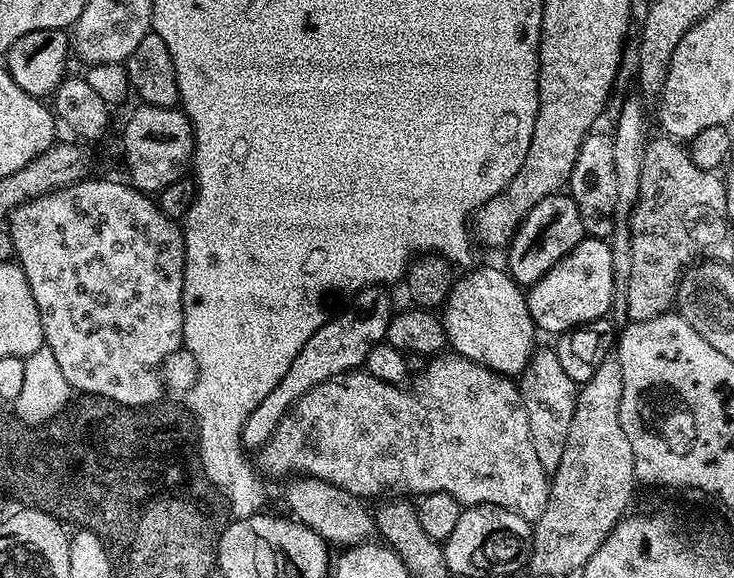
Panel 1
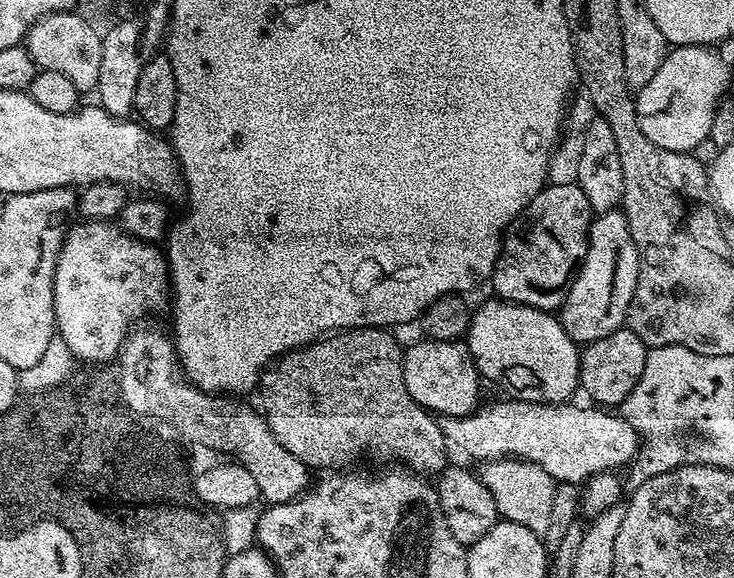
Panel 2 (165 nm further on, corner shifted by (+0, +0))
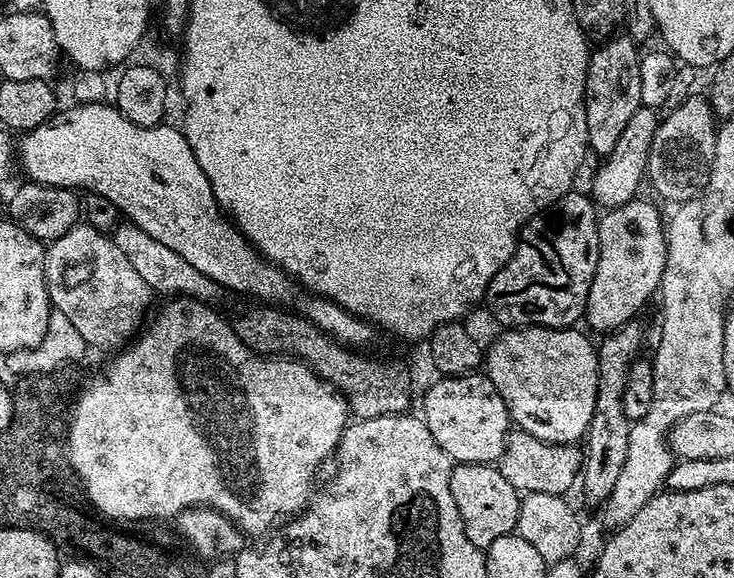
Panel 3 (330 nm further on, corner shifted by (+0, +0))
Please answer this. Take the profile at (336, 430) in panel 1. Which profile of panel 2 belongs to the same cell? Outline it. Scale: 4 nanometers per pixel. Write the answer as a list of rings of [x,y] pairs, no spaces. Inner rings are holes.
[[[489,460],[479,469],[480,481],[494,494],[494,506],[499,519],[518,522],[518,526],[526,526],[526,530],[544,533],[550,526],[550,513],[554,503],[557,481],[529,460]]]

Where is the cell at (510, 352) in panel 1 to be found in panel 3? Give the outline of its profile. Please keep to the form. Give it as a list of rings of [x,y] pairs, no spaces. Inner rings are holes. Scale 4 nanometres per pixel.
[[[575,327],[509,328],[501,331],[501,336],[489,348],[488,345],[486,348],[486,374],[490,378],[490,382],[494,382],[498,394],[502,394],[502,402],[506,402],[506,410],[508,411],[511,423],[519,431],[534,434],[534,438],[538,438],[542,442],[550,442],[551,444],[576,444],[577,442],[583,441],[584,437],[588,435],[590,418],[594,414],[594,402],[598,394],[598,358],[596,357],[598,348],[595,343],[591,344],[582,333],[576,331],[580,330],[577,330]]]

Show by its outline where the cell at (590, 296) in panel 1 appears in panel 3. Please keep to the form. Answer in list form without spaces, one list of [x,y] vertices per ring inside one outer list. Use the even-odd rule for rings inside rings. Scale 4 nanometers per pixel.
[[[637,198],[626,202],[617,208],[607,209],[599,217],[596,229],[598,230],[598,266],[594,270],[594,282],[590,282],[590,294],[586,302],[586,324],[599,334],[607,334],[616,331],[623,324],[635,321],[640,307],[648,299],[657,295],[662,270],[666,266],[668,257],[668,244],[654,244],[654,236],[666,235],[666,224],[660,220],[660,212],[648,200]]]

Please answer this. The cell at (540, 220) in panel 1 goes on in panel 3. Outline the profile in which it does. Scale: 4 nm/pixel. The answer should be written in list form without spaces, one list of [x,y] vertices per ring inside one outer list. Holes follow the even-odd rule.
[[[579,190],[567,192],[566,195],[557,200],[555,204],[547,207],[544,211],[539,212],[537,216],[533,216],[531,220],[525,224],[524,229],[520,231],[520,239],[516,241],[516,249],[512,257],[506,262],[506,266],[502,266],[502,270],[498,270],[498,274],[494,274],[494,278],[488,284],[486,293],[486,305],[492,311],[492,316],[498,323],[504,324],[505,329],[509,328],[571,328],[581,323],[584,311],[586,310],[586,302],[590,294],[590,282],[594,282],[594,270],[598,266],[598,208],[594,203],[591,195],[584,196]]]

